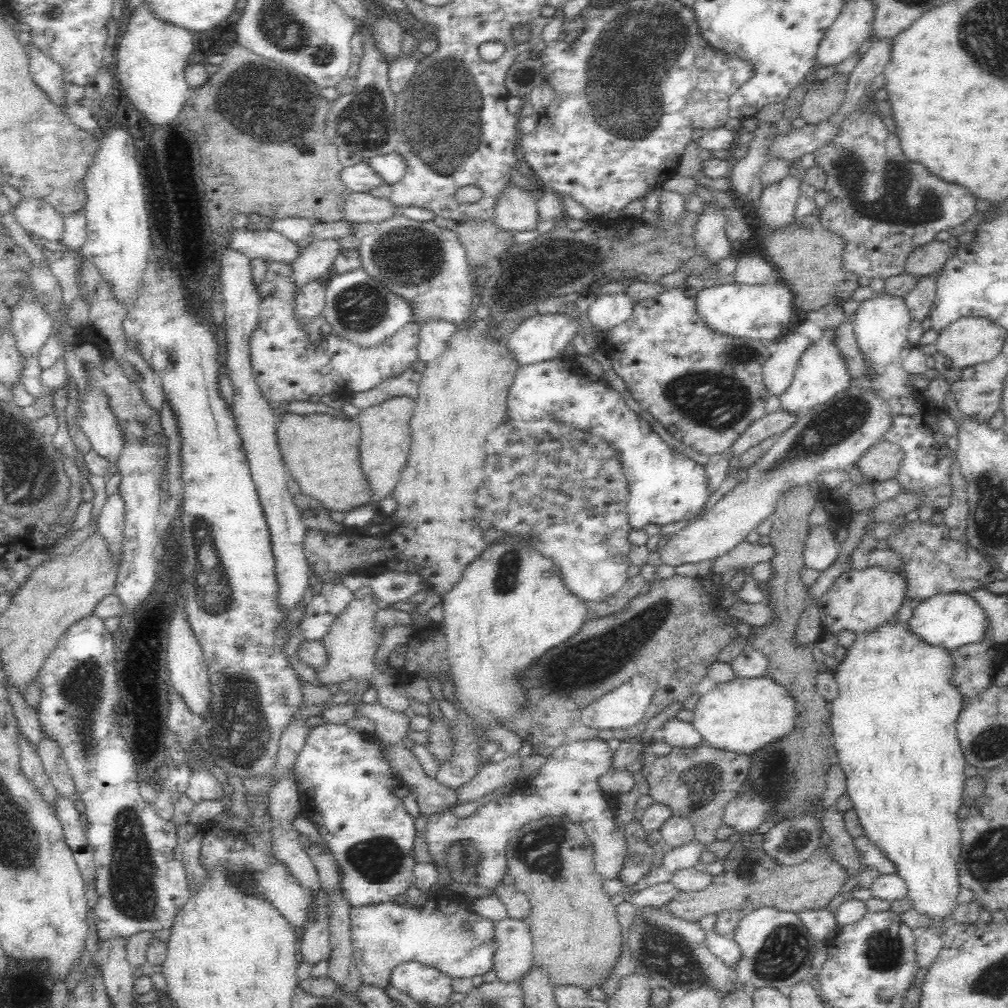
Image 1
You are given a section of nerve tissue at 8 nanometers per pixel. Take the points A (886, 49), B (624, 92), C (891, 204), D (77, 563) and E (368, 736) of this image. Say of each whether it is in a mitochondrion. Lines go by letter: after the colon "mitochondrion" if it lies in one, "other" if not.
A: other
B: mitochondrion
C: mitochondrion
D: other
E: other

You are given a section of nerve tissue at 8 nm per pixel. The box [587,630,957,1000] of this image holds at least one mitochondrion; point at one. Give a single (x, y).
(785, 952)

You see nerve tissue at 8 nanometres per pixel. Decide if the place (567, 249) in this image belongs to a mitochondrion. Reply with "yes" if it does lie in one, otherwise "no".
yes

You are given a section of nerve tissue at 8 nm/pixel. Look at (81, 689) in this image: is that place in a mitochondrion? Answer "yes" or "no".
yes

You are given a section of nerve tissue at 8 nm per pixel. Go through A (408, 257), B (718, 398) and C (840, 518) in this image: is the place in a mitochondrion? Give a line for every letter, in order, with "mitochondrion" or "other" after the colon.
A: mitochondrion
B: mitochondrion
C: other

